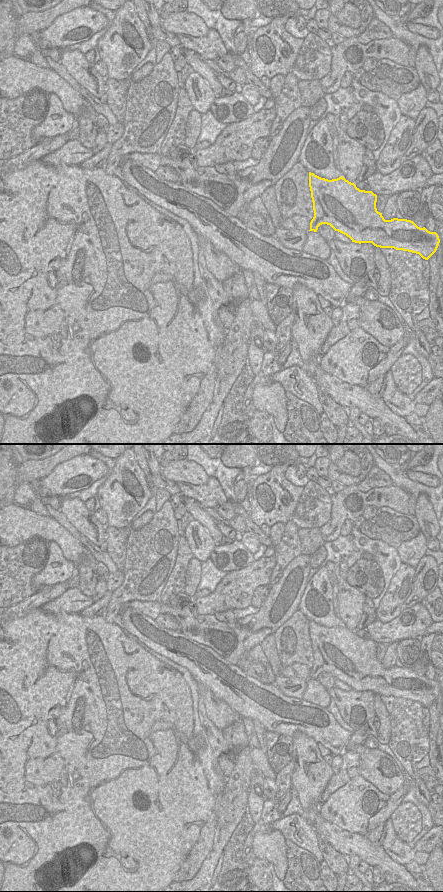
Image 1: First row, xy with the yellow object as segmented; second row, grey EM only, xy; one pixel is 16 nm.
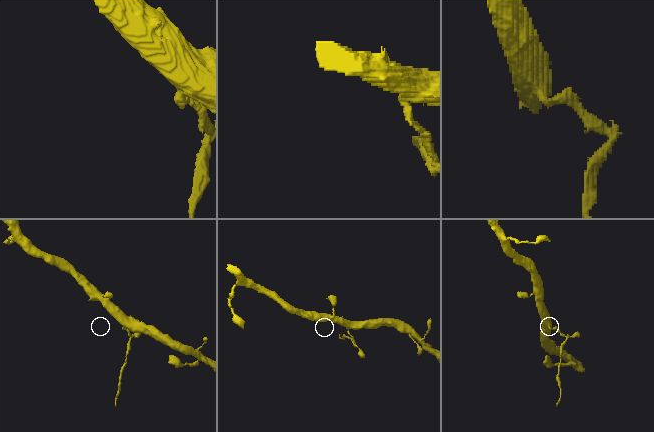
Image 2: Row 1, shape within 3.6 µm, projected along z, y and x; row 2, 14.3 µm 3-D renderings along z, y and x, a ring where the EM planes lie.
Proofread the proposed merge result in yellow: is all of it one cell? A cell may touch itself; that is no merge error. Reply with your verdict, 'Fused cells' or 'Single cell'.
Fused cells.

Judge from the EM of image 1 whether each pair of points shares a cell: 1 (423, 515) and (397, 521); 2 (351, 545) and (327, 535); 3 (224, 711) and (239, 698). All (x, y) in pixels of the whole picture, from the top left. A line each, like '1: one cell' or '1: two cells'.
1: two cells
2: two cells
3: two cells

